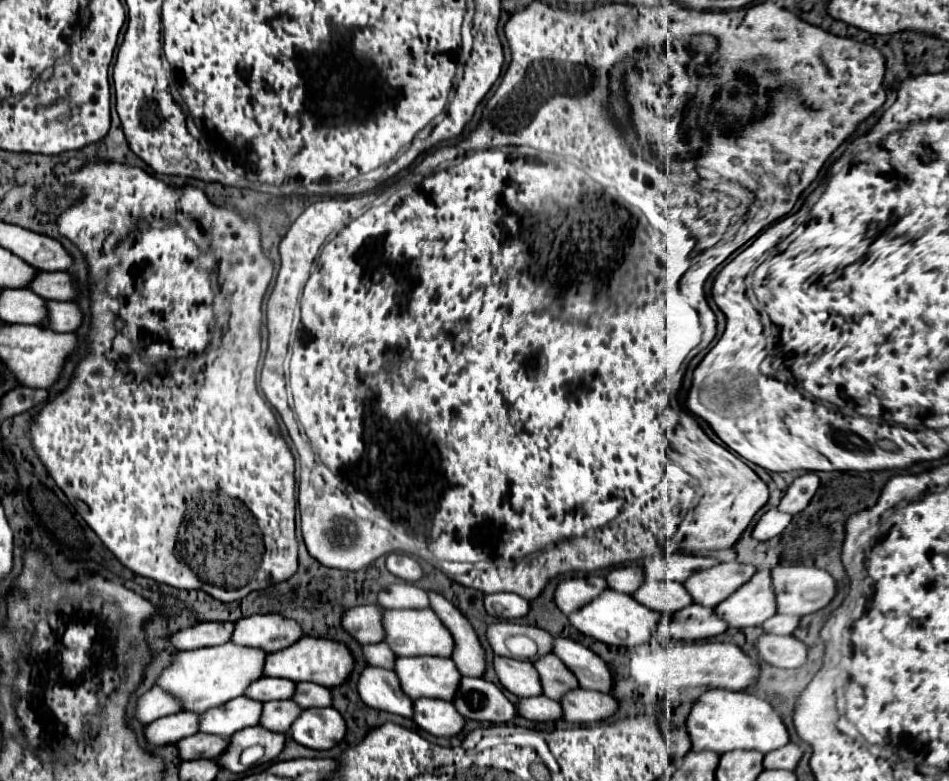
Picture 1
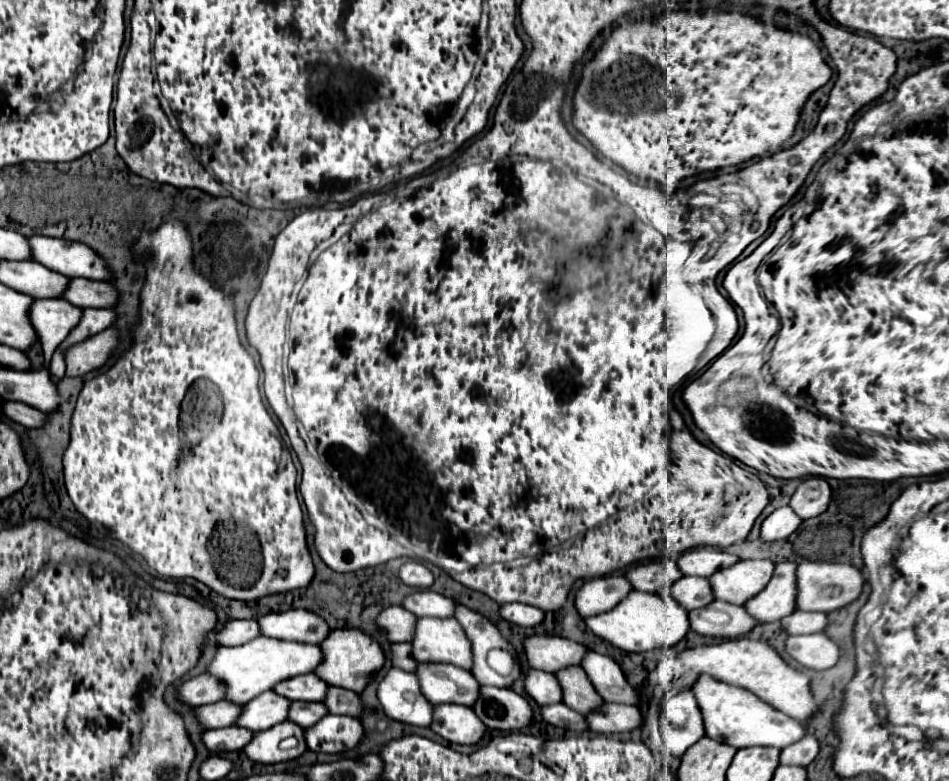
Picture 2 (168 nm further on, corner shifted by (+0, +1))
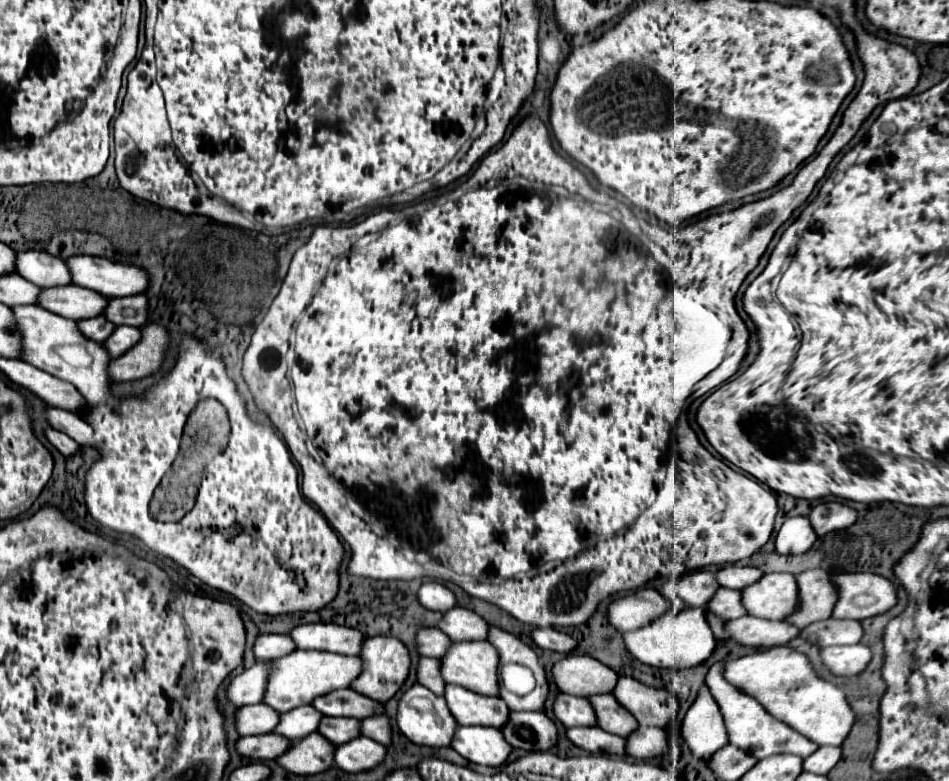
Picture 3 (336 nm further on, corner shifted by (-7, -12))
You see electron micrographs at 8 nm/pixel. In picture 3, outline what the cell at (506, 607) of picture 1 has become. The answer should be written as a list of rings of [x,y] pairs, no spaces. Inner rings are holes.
[[[540,627],[534,629],[532,633],[534,643],[542,649],[550,649],[550,651],[558,651],[558,653],[570,653],[578,647],[578,641],[554,627]]]

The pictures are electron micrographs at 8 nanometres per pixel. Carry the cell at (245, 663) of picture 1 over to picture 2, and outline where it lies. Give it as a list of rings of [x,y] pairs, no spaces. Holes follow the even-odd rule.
[[[259,636],[247,644],[237,646],[237,648],[225,648],[225,646],[217,648],[205,674],[223,682],[223,686],[225,686],[225,698],[223,700],[233,702],[233,704],[243,704],[249,698],[255,698],[257,694],[271,690],[281,680],[311,672],[319,662],[321,662],[319,646]]]

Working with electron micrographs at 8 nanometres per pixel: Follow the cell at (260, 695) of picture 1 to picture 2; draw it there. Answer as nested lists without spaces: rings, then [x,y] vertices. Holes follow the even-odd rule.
[[[313,672],[287,678],[285,682],[273,686],[273,692],[277,692],[279,696],[285,696],[287,700],[305,700],[305,702],[307,700],[321,702],[321,698],[325,698],[325,690],[327,684],[321,678],[317,678]]]

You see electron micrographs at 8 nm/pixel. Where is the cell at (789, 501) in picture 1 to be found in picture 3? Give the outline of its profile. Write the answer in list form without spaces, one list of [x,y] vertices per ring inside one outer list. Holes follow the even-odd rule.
[[[830,501],[830,503],[820,503],[812,509],[812,513],[808,515],[812,521],[812,527],[818,535],[826,535],[830,531],[838,531],[838,529],[846,529],[852,523],[856,523],[858,513],[856,509]]]

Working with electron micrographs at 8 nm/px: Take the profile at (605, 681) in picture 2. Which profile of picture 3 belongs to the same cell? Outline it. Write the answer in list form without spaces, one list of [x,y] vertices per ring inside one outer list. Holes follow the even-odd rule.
[[[620,677],[614,697],[638,719],[640,725],[648,727],[666,727],[680,707],[674,693],[648,687],[632,677]]]

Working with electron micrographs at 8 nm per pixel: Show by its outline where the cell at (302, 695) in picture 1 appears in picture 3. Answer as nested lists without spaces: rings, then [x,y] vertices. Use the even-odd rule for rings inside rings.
[[[378,715],[378,717],[368,717],[362,721],[362,735],[374,739],[376,743],[382,745],[390,745],[392,743],[392,727],[386,715]]]

